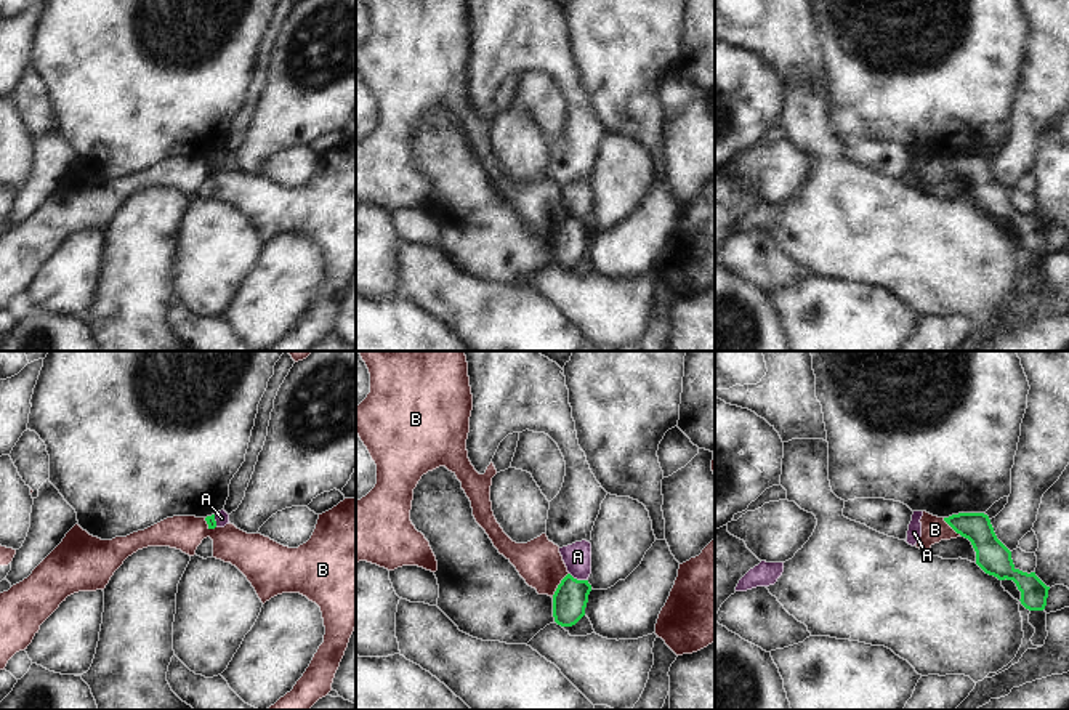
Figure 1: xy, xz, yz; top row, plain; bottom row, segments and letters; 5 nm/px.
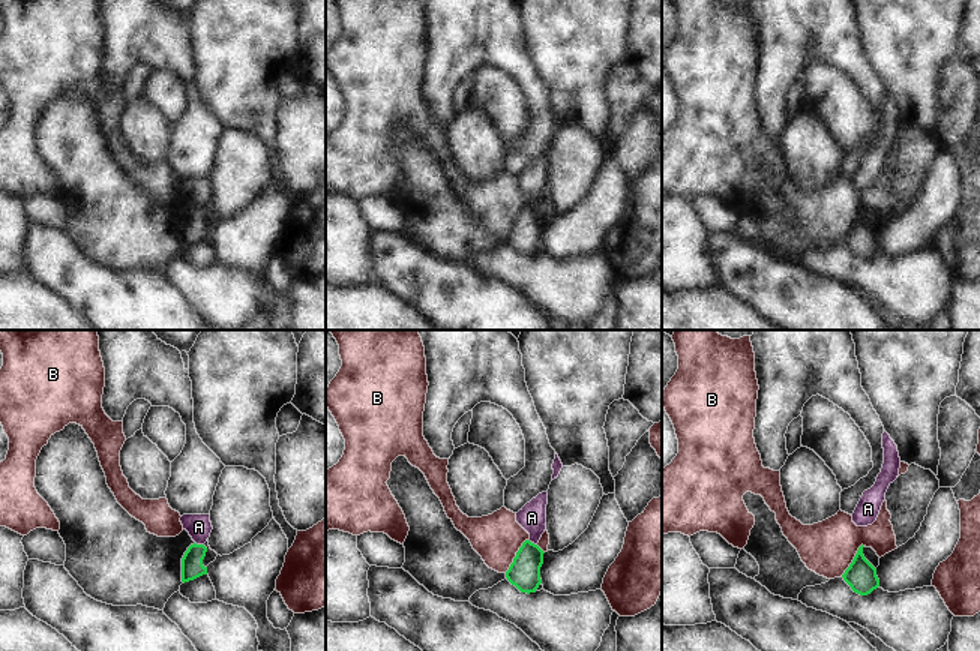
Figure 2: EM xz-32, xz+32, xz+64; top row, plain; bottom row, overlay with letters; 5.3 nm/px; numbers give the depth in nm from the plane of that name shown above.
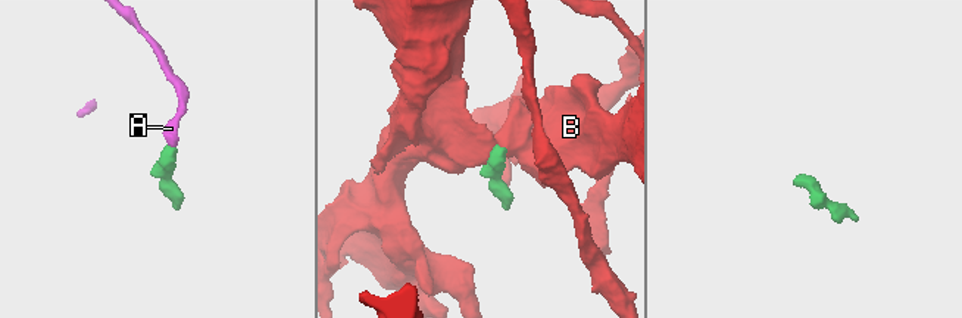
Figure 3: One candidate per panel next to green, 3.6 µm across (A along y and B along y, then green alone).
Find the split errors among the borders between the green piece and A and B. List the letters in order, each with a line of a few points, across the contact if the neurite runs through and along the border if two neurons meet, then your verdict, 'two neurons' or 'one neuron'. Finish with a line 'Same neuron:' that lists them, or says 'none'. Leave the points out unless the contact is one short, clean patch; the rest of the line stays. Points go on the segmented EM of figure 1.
A: xz (569, 572), (577, 579), (587, 580) | two neurons
B: xz (568, 572), (552, 597) | two neurons
Same neuron: none

